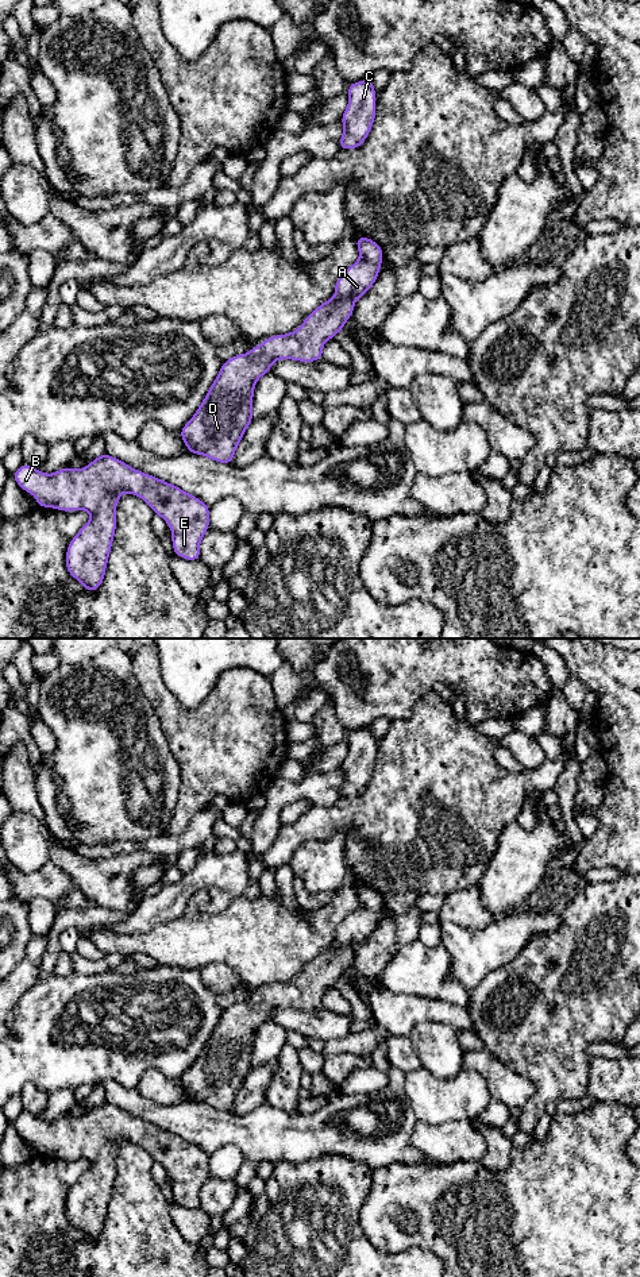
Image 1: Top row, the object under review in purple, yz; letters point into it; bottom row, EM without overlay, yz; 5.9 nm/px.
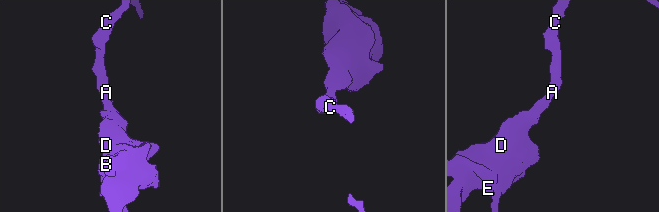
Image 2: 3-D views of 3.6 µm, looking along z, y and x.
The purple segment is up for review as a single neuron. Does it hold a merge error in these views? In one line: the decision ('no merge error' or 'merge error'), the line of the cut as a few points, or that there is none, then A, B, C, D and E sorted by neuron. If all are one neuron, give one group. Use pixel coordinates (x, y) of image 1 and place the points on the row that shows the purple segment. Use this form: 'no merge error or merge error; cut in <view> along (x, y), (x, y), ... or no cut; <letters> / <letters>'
no merge error; no cut; A B C D E

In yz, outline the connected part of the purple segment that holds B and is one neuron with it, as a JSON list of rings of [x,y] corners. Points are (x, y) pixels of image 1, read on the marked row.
[[[105,452],[78,470],[66,466],[45,474],[22,464],[12,477],[22,490],[36,498],[39,508],[92,514],[66,549],[68,572],[88,591],[96,591],[103,585],[116,531],[115,512],[123,493],[142,498],[154,514],[167,522],[177,556],[190,562],[201,558],[198,548],[209,528],[209,506]]]

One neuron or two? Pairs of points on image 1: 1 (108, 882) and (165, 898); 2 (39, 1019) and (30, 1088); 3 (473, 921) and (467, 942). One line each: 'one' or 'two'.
1: two
2: two
3: two

